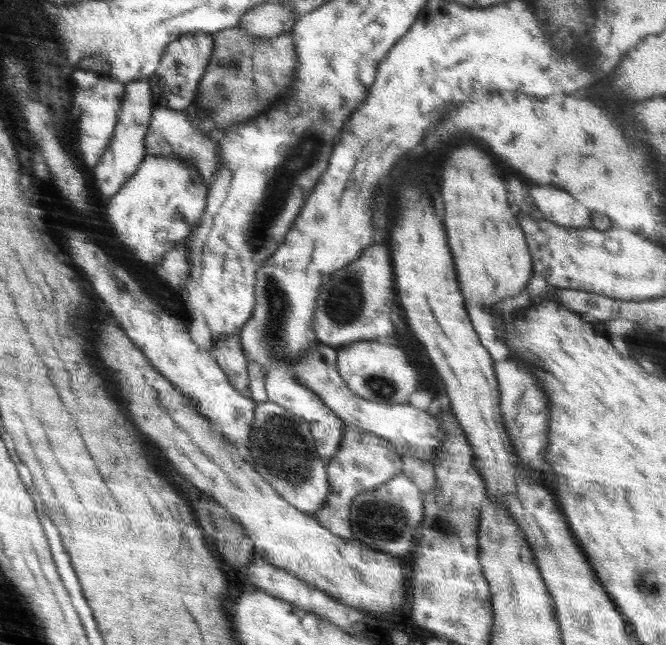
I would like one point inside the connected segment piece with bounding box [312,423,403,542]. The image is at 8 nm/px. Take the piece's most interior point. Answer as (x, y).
(363, 462)

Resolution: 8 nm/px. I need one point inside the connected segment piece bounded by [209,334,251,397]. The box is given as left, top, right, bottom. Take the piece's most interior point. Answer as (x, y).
(227, 351)

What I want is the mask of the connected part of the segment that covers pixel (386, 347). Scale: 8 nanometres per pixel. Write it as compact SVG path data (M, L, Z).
M356 341L337 348L338 374L354 394L384 404L406 404L419 389L418 370L406 352L384 342Z

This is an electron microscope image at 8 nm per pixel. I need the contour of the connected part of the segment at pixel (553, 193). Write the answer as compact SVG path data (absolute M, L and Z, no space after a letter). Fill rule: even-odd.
M532 186L529 193L538 210L542 212L543 218L556 223L559 227L591 226L592 211L569 192L552 186Z

